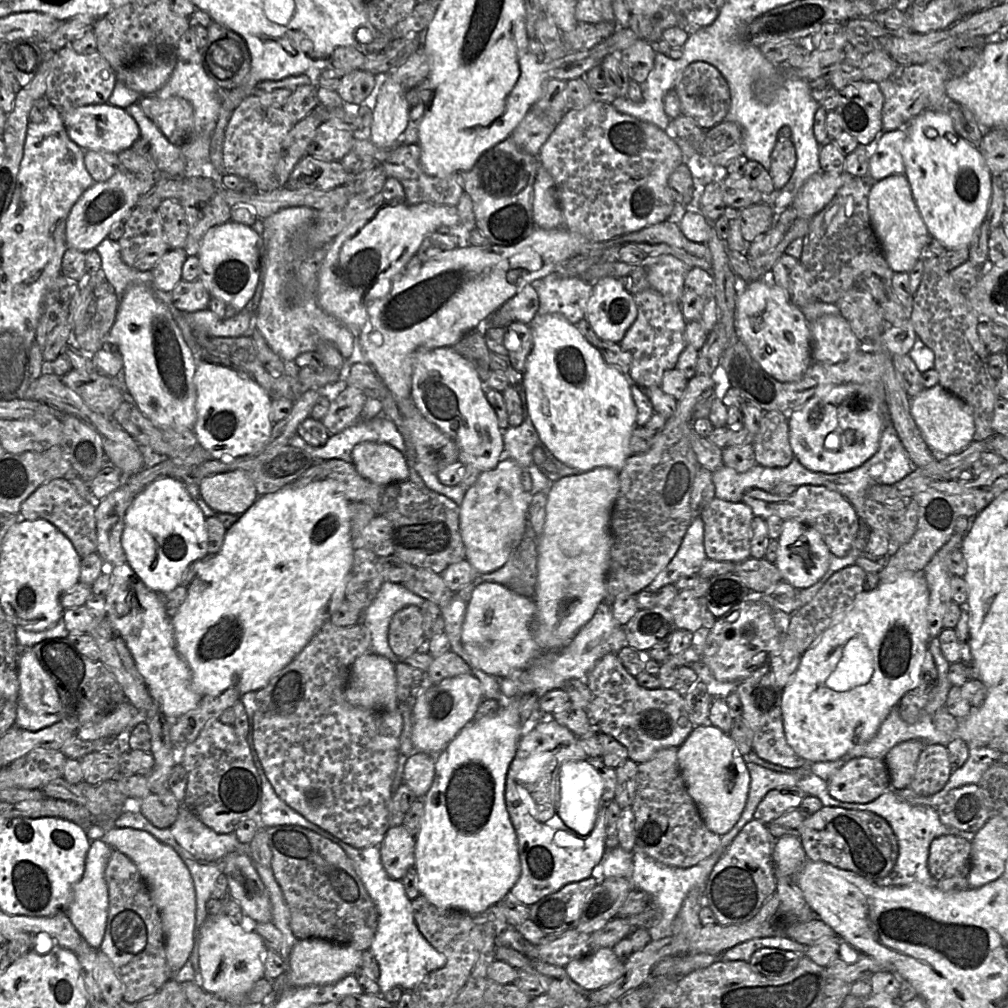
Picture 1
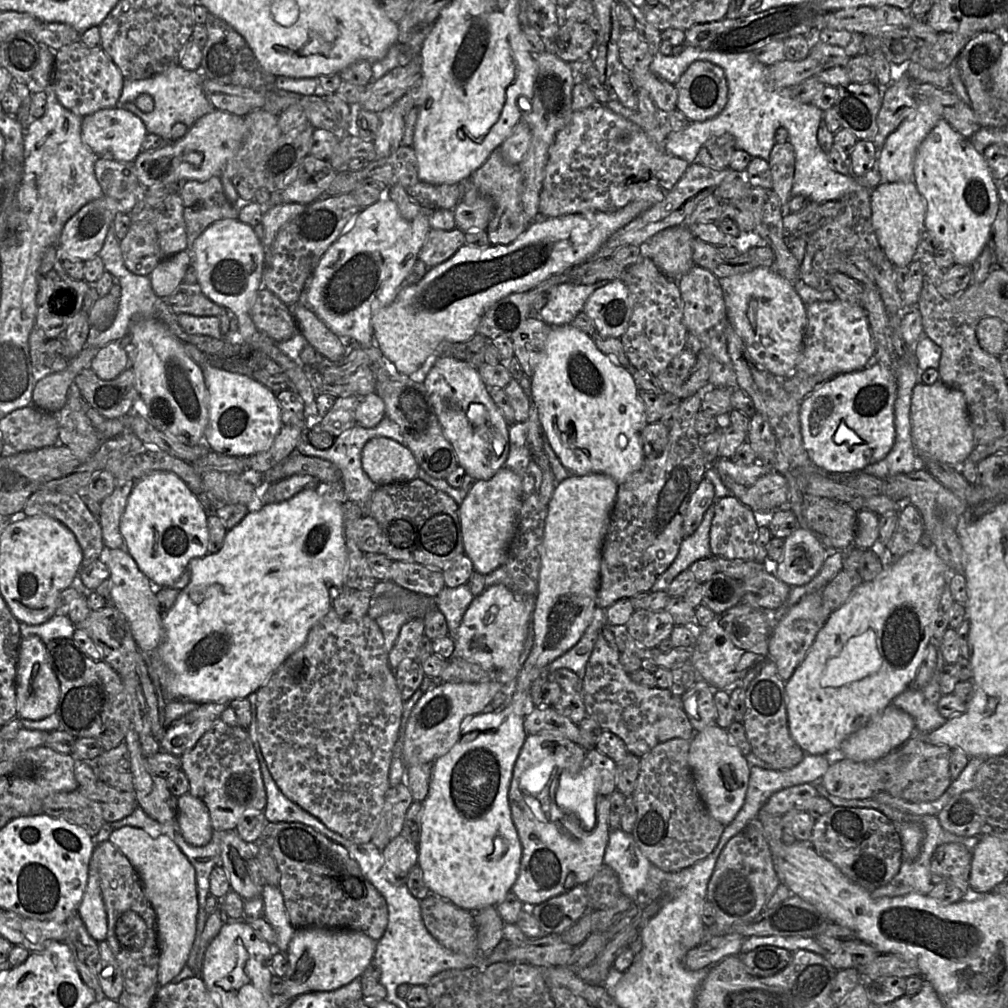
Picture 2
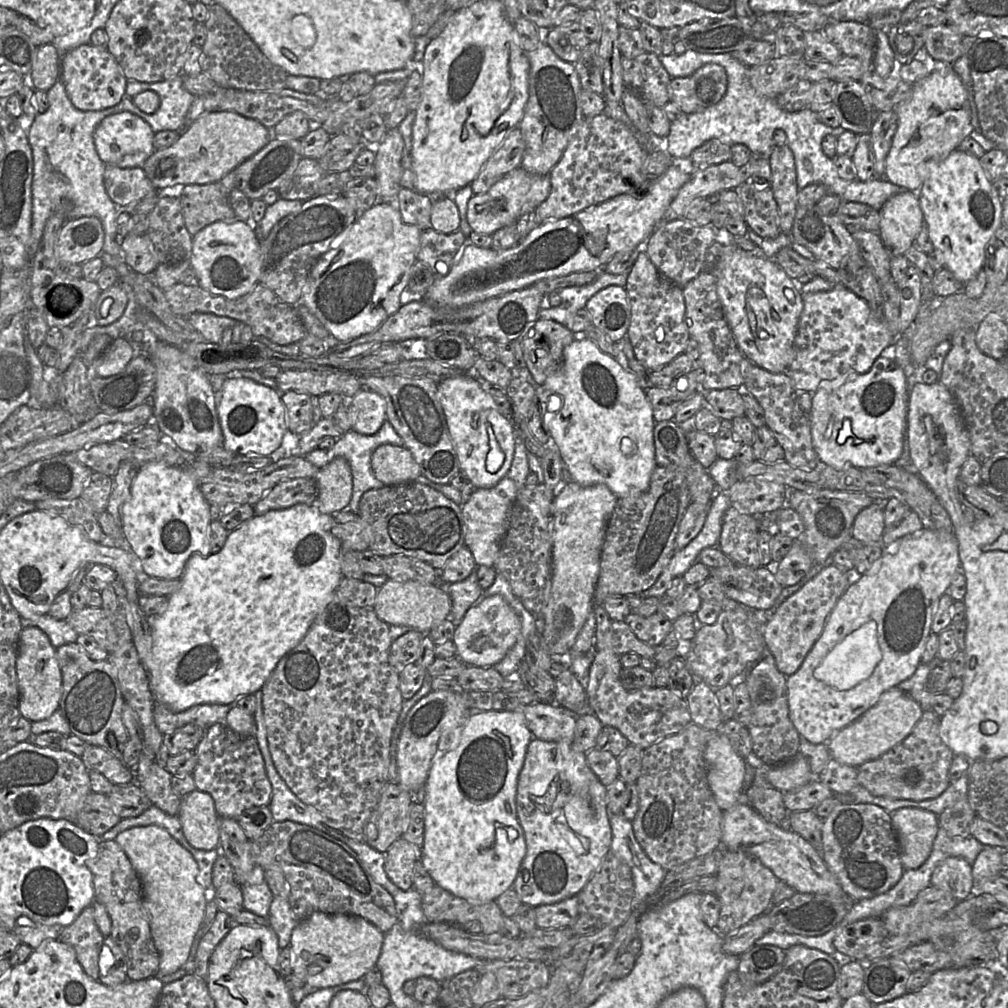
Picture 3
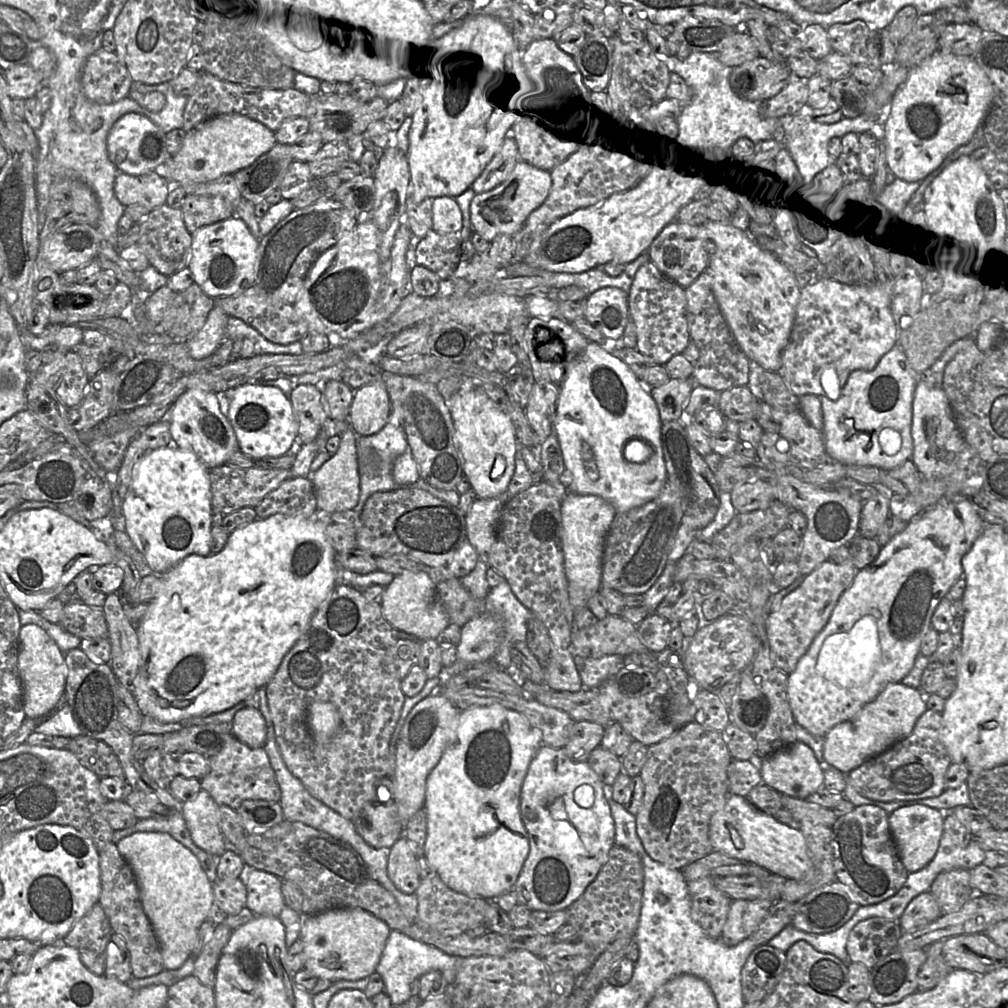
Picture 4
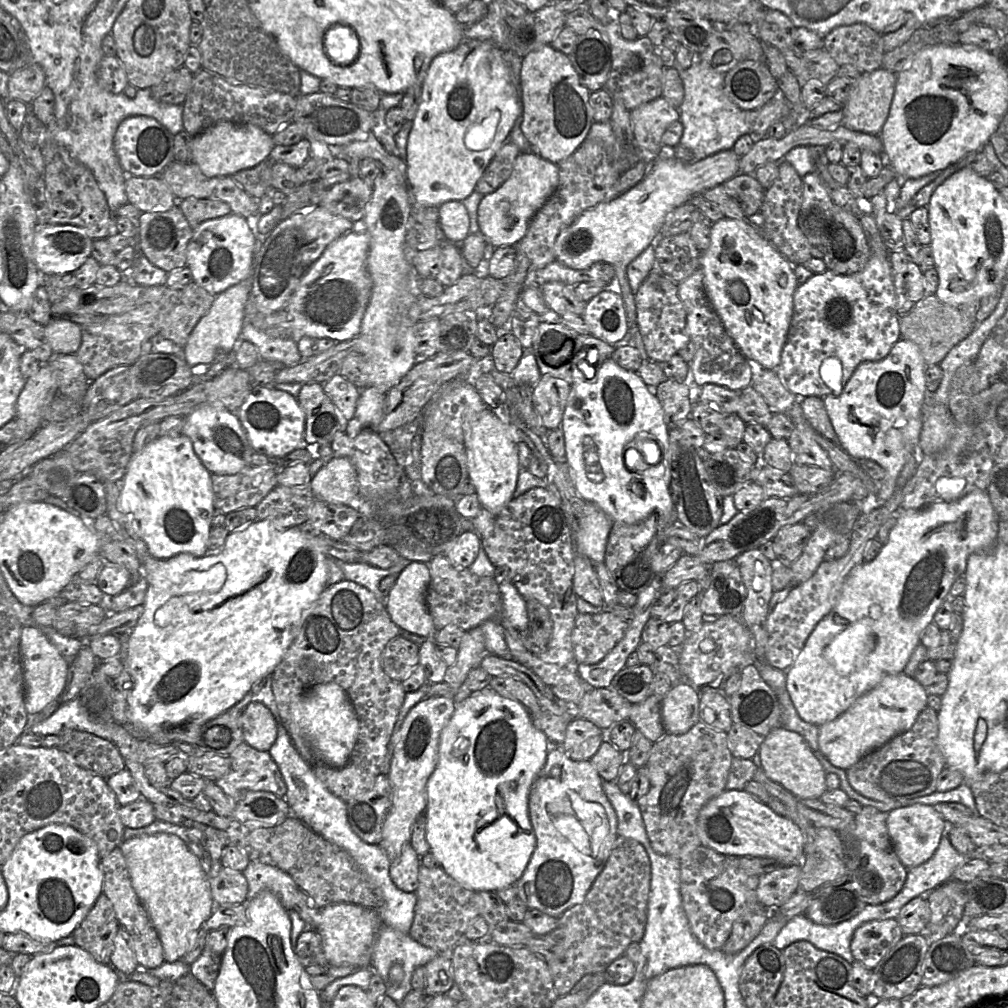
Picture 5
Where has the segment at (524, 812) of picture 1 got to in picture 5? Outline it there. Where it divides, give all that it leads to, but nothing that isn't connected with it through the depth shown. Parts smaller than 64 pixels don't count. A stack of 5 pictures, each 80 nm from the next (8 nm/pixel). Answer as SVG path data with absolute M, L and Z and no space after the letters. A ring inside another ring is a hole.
M562 747L550 748L544 767L534 780L528 799L529 817L536 836L535 850L516 883L518 897L529 908L558 918L583 901L603 870L617 834L617 816L602 789L602 778L588 761L570 759Z

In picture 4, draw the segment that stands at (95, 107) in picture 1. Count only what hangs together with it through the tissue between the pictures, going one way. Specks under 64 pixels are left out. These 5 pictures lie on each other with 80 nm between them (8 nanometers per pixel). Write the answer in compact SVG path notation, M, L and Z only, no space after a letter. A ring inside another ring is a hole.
M126 113L111 127L107 136L109 159L121 172L130 175L143 175L154 172L169 159L165 134L155 123L137 113Z

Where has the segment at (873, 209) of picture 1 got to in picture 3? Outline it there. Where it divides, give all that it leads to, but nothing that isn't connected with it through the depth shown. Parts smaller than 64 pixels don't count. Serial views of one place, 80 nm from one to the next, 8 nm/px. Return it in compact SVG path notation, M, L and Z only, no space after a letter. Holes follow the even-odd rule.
M903 190L888 199L879 213L878 234L884 245L891 255L905 254L924 224L918 195Z

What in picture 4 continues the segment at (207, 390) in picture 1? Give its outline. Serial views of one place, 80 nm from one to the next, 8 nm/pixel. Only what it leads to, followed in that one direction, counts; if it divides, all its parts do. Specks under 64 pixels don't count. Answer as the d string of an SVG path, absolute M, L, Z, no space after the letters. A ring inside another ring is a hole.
M242 384L225 392L229 404L226 417L237 438L238 450L252 458L285 455L298 435L298 422L288 395L276 387Z

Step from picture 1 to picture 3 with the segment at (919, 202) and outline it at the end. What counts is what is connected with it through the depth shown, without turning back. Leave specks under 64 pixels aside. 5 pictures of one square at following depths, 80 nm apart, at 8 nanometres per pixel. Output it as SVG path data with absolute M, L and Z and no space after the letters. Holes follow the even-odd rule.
M955 149L947 157L925 162L920 206L929 236L941 252L944 267L965 284L983 269L986 246L1002 225L1002 199L989 180L979 158Z

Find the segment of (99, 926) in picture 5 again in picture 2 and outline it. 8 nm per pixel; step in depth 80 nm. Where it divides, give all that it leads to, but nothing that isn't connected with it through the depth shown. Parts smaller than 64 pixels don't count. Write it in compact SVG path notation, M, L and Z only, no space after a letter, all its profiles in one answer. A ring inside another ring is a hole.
M73 914L68 918L66 928L67 932L64 942L72 951L74 962L82 981L95 991L97 1000L104 999L97 978L99 942L90 936L78 914Z

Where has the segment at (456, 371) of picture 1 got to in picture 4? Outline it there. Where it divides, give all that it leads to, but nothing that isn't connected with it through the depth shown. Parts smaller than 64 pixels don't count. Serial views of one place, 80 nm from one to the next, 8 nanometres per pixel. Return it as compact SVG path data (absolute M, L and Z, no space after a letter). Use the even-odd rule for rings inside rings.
M473 381L477 385L466 385L466 388L462 388L458 392L456 392L454 395L449 397L447 399L447 405L451 413L451 417L454 424L454 443L456 446L456 449L459 453L459 456L461 458L462 467L464 471L464 475L468 478L471 488L475 491L478 498L482 499L488 499L488 498L495 498L502 496L509 486L509 483L511 481L511 478L515 471L515 456L517 451L517 438L514 432L514 427L512 425L512 422L508 416L508 414L502 412L499 410L496 405L493 403L493 401L486 395L486 393L483 391L483 389L479 386L478 381Z

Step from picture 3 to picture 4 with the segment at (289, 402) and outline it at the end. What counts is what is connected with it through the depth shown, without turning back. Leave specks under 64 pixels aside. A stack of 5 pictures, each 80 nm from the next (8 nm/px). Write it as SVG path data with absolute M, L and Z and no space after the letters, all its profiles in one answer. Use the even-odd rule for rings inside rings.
M294 384L288 398L298 422L298 436L304 443L316 440L329 419L321 390L311 384Z

